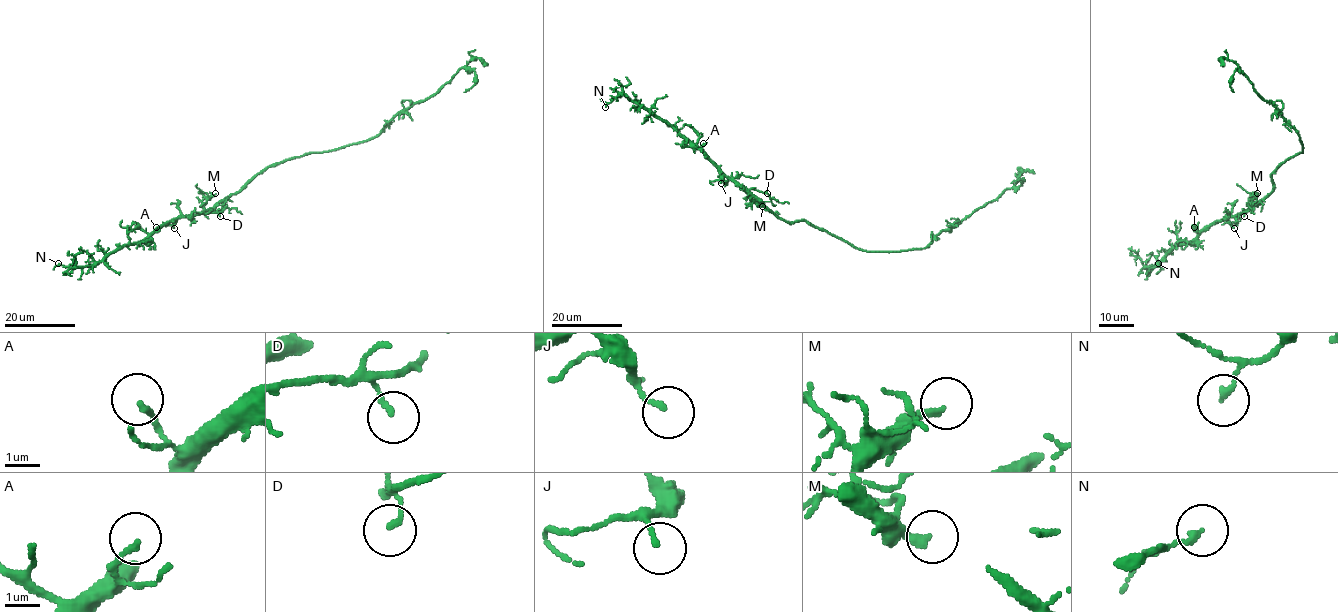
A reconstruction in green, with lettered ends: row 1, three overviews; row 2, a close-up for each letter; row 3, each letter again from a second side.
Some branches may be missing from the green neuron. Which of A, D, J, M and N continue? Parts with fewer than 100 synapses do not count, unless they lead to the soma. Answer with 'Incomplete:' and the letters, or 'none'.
Incomplete: none

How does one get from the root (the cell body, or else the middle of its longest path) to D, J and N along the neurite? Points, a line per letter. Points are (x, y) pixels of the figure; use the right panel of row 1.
D: (1278, 167), (1272, 173), (1273, 190), (1244, 210), (1240, 214), (1244, 213), (1244, 216)
J: (1278, 167), (1272, 173), (1273, 190), (1253, 208), (1227, 218), (1234, 228)
N: (1278, 167), (1272, 173), (1273, 190), (1262, 200), (1215, 221), (1158, 264), (1146, 267), (1158, 263)

